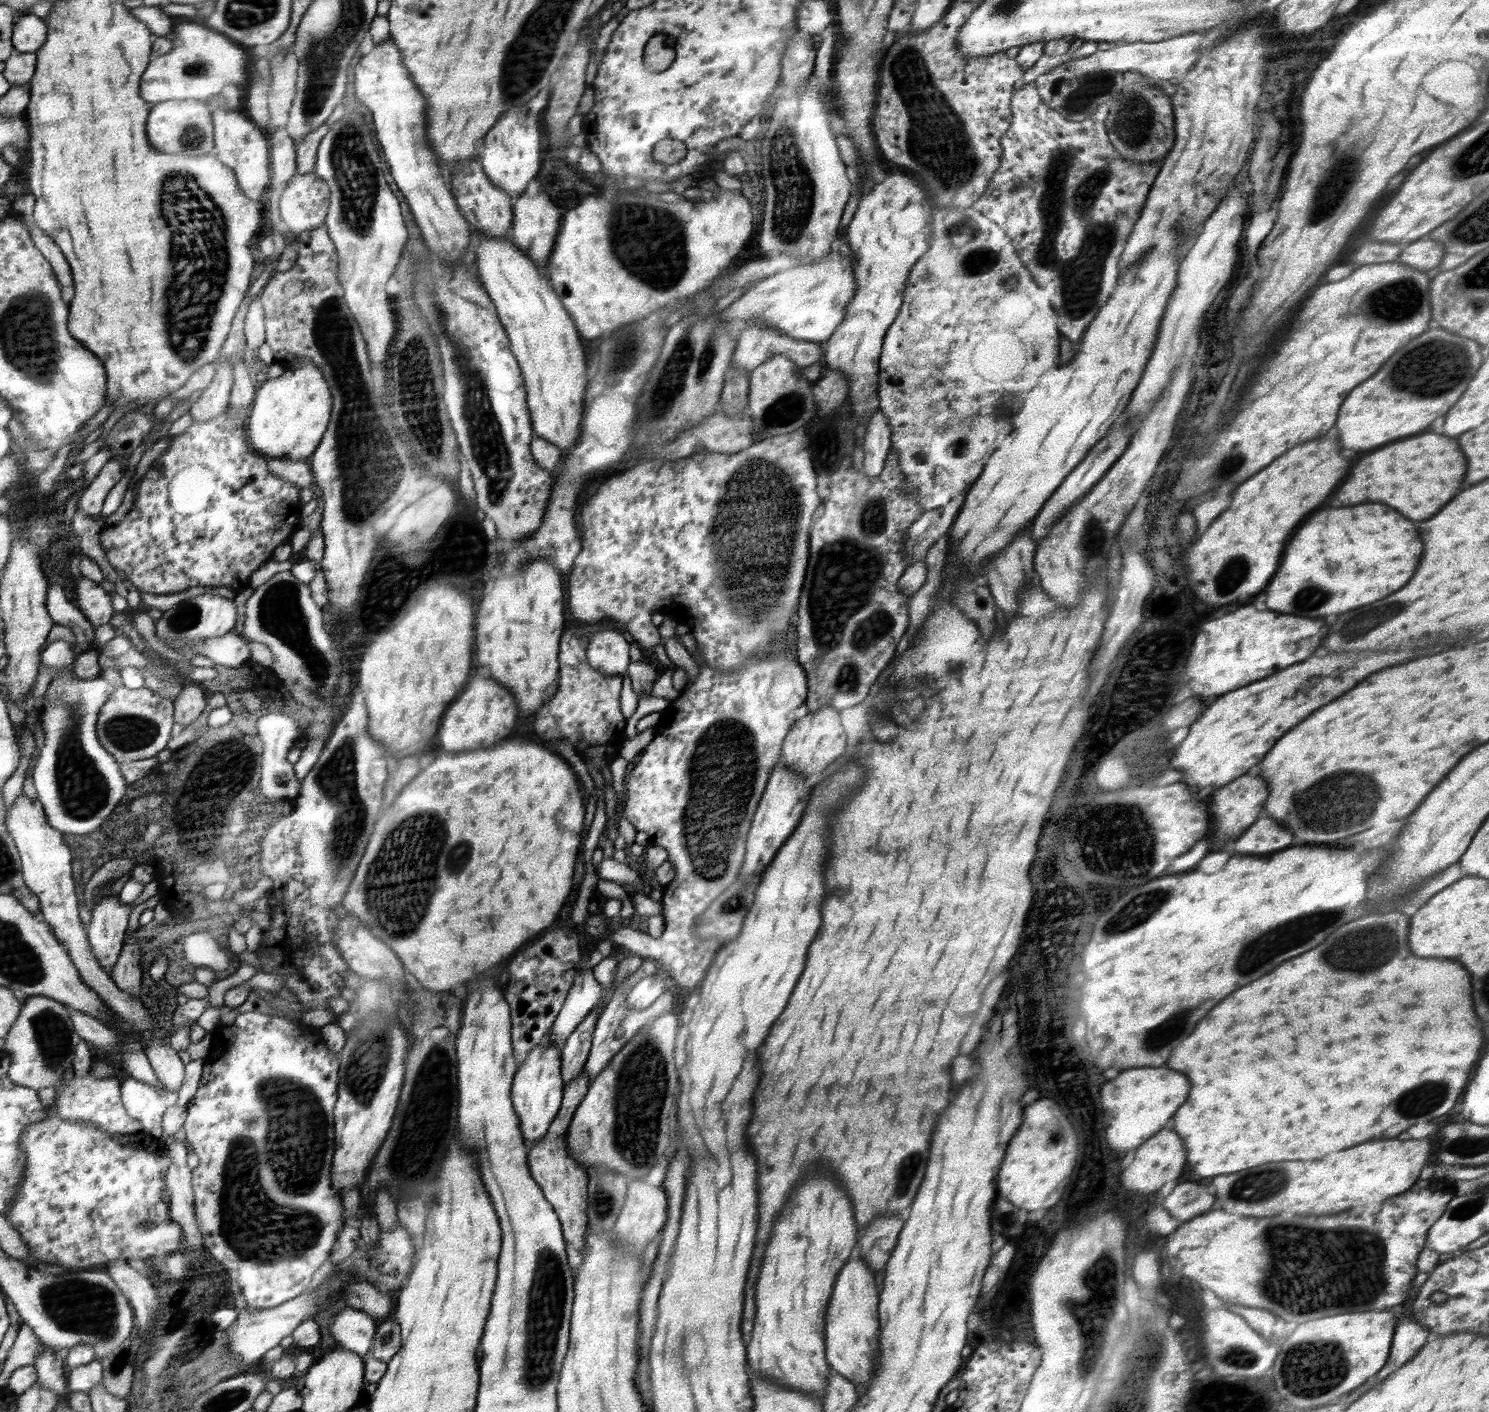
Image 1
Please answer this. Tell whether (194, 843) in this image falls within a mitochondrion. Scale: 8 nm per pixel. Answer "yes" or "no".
yes

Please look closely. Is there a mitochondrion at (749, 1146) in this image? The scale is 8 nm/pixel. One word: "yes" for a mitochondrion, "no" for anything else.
no

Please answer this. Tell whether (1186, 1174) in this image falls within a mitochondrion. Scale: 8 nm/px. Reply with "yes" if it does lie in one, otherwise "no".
no

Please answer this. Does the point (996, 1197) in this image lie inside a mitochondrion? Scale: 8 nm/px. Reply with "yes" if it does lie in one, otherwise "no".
no

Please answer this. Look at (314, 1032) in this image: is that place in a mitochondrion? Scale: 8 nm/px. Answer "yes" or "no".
no

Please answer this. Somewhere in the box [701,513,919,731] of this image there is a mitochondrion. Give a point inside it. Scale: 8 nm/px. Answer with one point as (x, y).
(846, 683)

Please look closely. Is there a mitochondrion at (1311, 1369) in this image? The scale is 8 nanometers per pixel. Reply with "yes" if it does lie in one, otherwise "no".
yes

